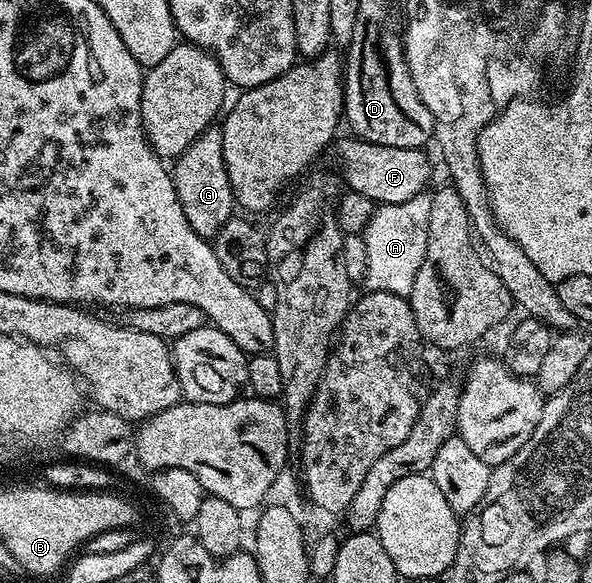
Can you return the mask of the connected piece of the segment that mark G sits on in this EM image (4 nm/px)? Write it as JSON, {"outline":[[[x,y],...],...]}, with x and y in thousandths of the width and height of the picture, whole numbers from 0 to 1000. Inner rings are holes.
{"outline":[[[355,220],[340,228],[297,273],[289,298],[292,319],[299,324],[299,341],[316,370],[316,384],[338,408],[358,412],[372,398],[385,374],[395,372],[397,341],[390,309],[377,274],[377,240],[365,221]]]}

